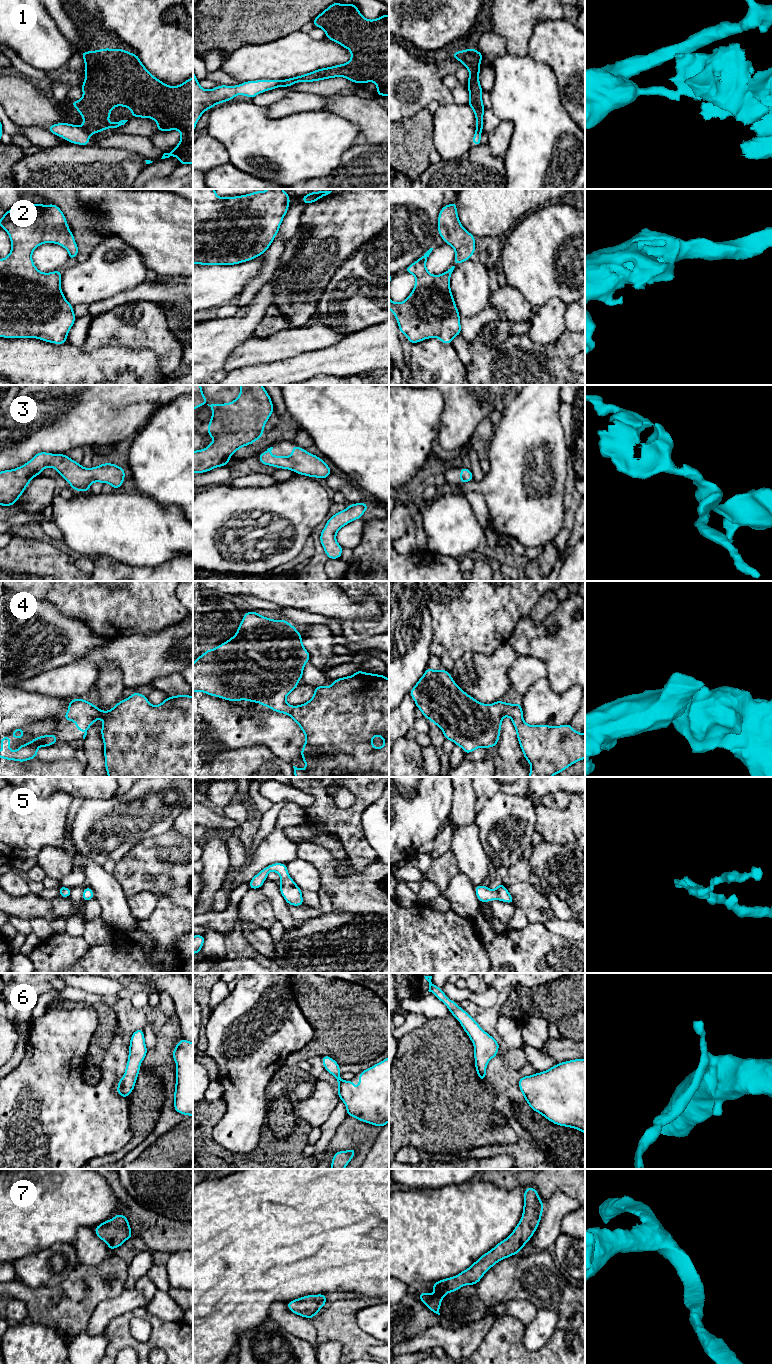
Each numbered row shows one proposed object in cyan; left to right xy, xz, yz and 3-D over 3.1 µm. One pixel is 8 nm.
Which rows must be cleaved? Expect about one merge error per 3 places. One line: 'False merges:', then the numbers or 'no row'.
False merges: 1

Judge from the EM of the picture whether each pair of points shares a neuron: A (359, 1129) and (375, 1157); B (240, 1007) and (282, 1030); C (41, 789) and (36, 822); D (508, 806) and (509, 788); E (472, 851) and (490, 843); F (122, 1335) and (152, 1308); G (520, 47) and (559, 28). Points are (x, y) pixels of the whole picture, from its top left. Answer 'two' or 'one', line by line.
A: two
B: one
C: two
D: two
E: two
F: two
G: two

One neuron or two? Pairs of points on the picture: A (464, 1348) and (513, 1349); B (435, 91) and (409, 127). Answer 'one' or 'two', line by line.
A: two
B: two

